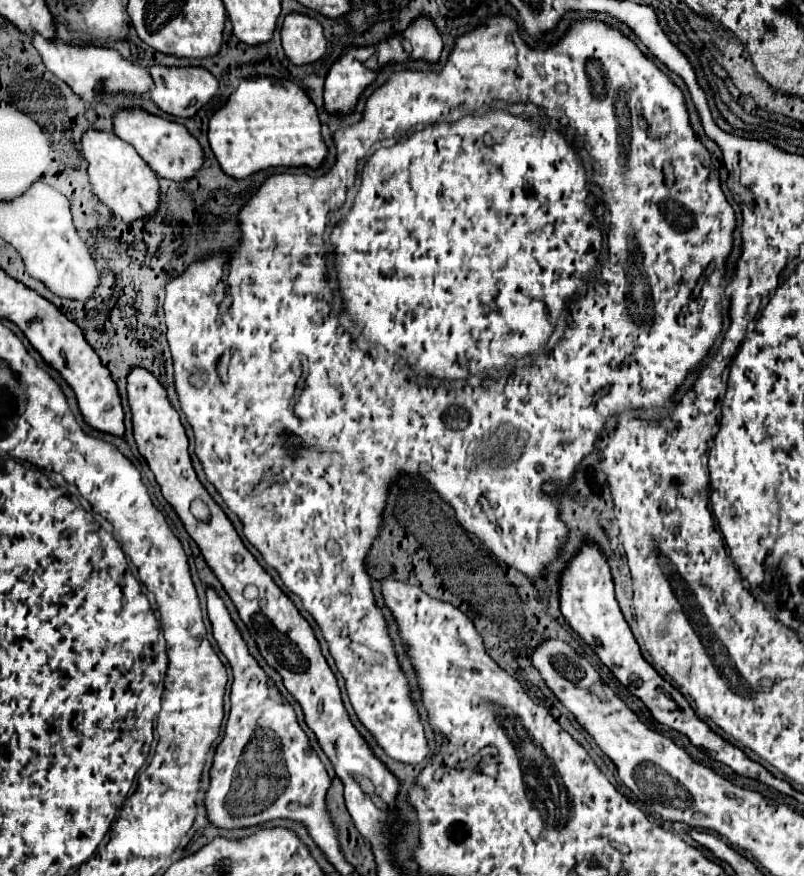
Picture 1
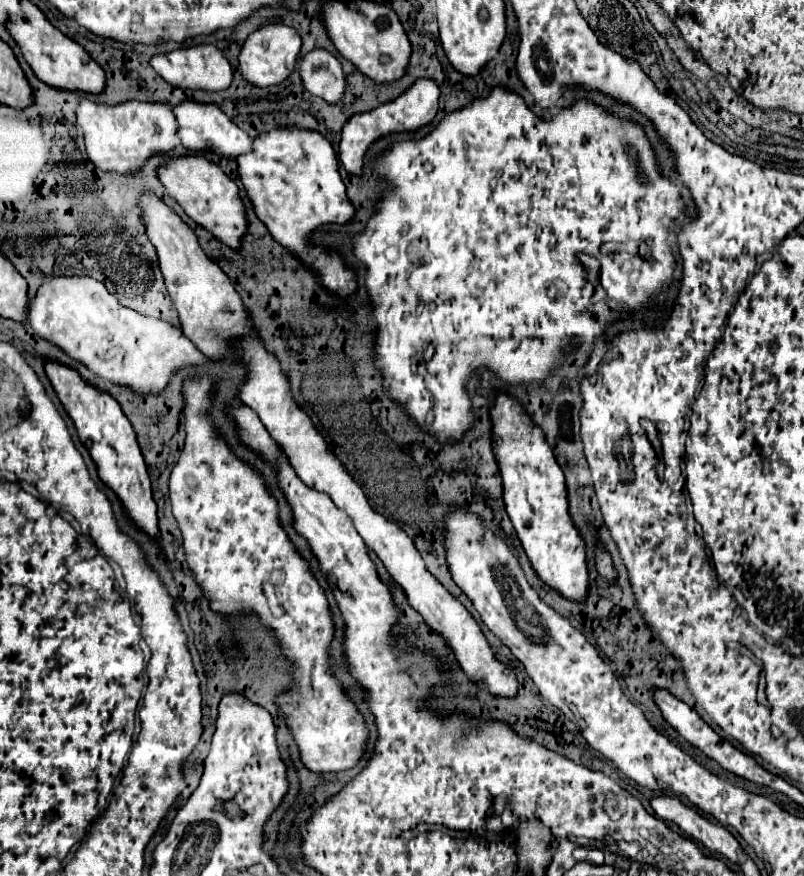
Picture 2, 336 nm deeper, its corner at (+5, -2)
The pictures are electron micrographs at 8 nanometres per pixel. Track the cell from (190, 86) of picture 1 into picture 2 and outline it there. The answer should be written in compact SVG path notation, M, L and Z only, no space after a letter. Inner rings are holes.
M182 101L174 107L174 115L178 121L178 137L186 149L214 149L218 153L224 153L226 157L236 159L240 153L248 153L252 147L250 137L242 129L238 129L216 103Z

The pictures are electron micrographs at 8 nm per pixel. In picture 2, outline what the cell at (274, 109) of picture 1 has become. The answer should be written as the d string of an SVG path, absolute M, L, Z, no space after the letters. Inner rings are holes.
M278 127L272 129L268 133L260 133L258 137L252 139L254 149L252 149L252 159L242 159L238 157L238 175L240 181L246 189L248 199L254 205L254 211L258 215L260 221L264 221L264 225L268 227L268 231L272 233L272 237L282 243L284 247L288 247L294 255L302 257L310 267L314 267L320 273L320 281L324 283L324 287L328 287L328 291L340 295L340 297L348 297L350 293L356 291L356 277L352 271L348 271L344 267L344 263L340 261L340 257L336 253L326 253L324 249L316 249L316 247L308 247L306 237L312 229L316 229L318 225L324 223L348 223L354 215L354 207L350 205L348 197L346 197L346 187L342 183L340 171L338 171L338 159L336 153L330 145L330 141L320 135L318 131L312 129L298 129L298 127Z

